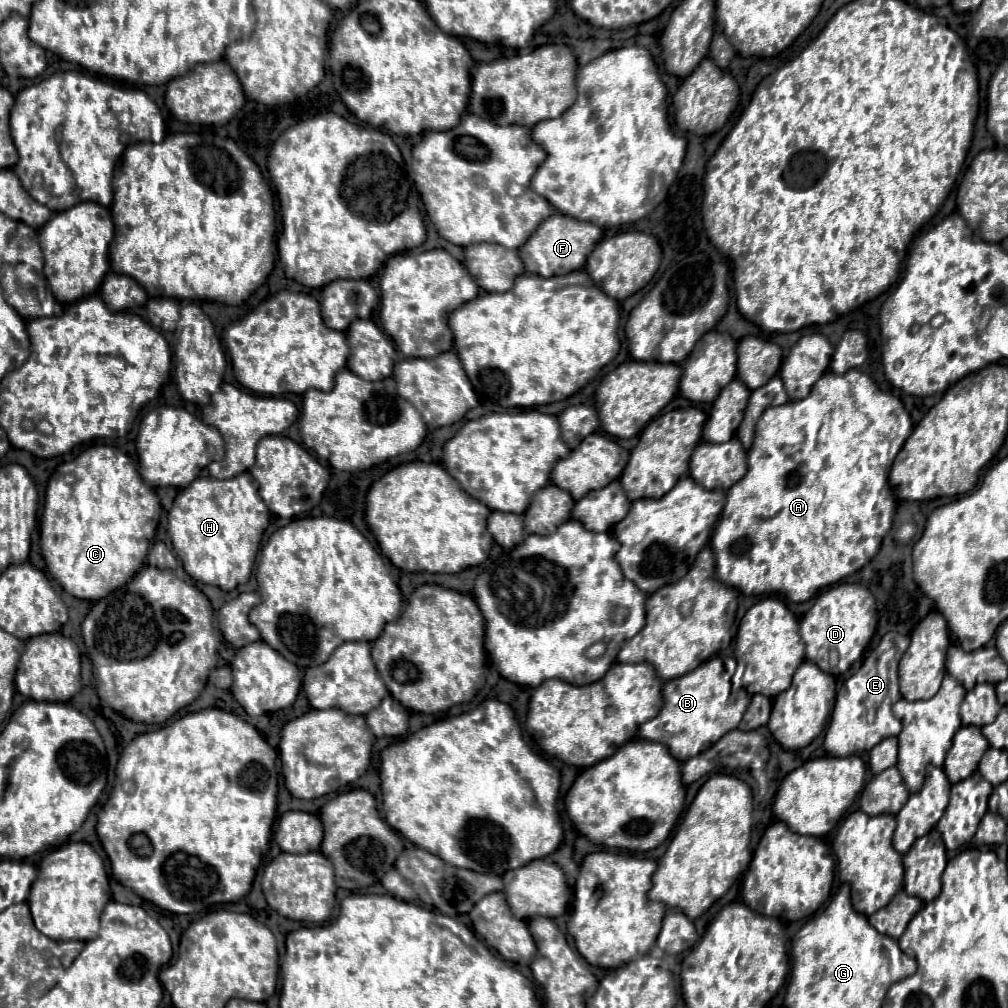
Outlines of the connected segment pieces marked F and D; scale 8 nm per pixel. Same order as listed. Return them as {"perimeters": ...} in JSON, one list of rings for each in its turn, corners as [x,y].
{"perimeters":[[[[554,213],[520,247],[520,259],[528,273],[536,273],[542,277],[562,275],[562,273],[584,269],[586,257],[590,255],[590,251],[600,239],[602,239],[602,227],[590,221],[580,221],[562,213]]],[[[838,583],[816,597],[816,603],[801,619],[799,633],[806,645],[806,659],[830,675],[846,673],[858,661],[876,631],[876,601],[865,586]]]]}

